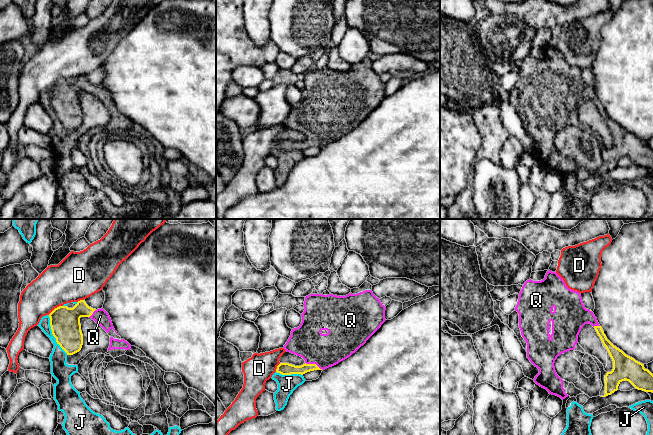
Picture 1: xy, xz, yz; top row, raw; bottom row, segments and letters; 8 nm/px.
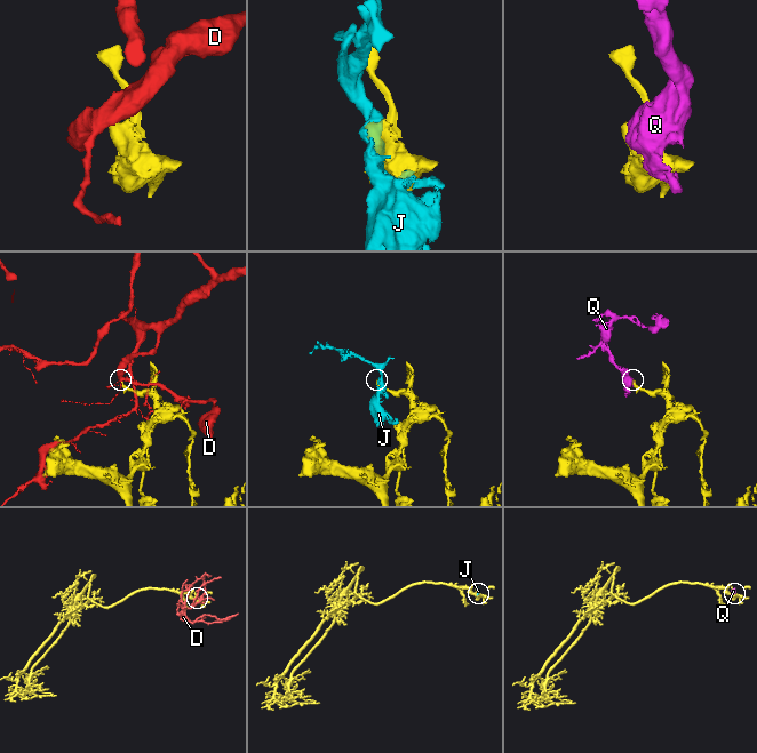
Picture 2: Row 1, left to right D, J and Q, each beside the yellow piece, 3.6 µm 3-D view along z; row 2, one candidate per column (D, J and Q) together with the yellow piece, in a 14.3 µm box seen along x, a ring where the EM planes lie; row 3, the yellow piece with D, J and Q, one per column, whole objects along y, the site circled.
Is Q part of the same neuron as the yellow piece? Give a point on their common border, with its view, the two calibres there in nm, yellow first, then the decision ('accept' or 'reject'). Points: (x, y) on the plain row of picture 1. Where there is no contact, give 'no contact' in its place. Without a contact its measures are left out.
meets yellow in xz at (314, 140); 100 nm thick on the yellow side, 280 nm on the other; accept

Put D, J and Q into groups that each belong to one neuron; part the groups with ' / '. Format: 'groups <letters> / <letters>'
groups D / J / Q

